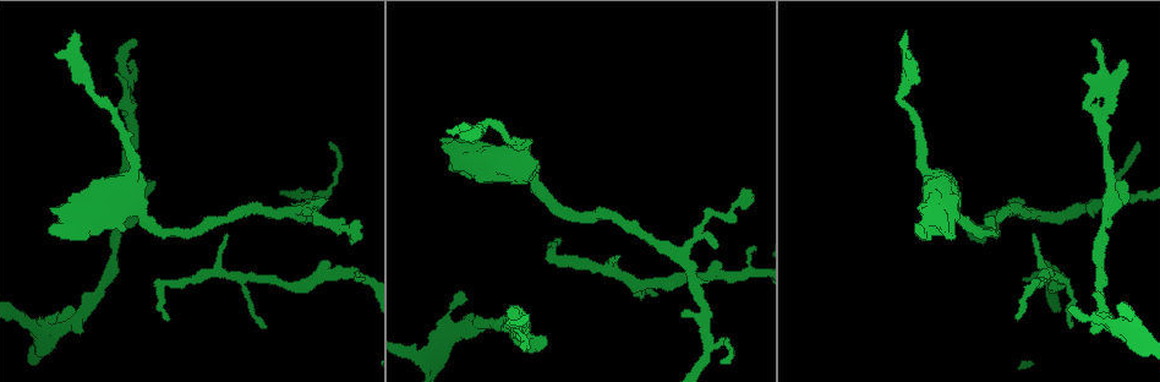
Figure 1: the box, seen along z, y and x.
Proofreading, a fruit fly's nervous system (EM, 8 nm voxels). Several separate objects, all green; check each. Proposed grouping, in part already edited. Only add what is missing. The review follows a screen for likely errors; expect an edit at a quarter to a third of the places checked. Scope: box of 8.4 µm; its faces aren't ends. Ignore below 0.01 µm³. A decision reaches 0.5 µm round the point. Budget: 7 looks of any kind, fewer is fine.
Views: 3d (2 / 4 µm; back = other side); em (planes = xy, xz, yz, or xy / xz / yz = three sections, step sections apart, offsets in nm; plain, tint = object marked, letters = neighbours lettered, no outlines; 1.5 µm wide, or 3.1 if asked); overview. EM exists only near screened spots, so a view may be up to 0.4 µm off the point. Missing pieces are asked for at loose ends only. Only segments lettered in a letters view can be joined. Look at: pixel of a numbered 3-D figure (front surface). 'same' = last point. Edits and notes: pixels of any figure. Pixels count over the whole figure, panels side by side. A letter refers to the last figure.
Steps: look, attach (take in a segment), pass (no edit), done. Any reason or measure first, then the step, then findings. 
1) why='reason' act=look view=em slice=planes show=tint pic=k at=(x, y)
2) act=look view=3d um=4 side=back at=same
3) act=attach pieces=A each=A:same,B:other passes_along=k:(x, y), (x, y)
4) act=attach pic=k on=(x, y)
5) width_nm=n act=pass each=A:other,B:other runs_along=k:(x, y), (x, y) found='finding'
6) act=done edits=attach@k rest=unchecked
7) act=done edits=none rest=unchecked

why='free end' act=look view=em slice=xz step=4 show=letters pic=1 at=(545, 342)

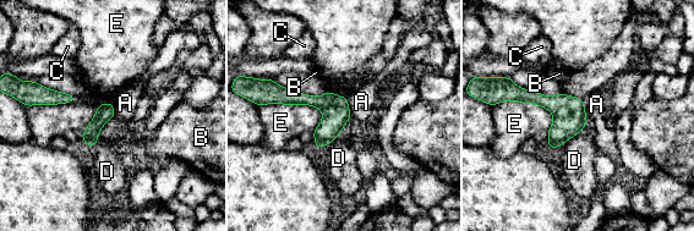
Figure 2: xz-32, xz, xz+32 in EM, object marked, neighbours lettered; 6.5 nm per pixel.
width_nm=120 act=pass each=A:other,B:other,C:other,D:other,E:other found='none of them fits'

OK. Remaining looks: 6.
why='branch stops here' act=look view=3d um=4 pic=1 at=(1089, 74)

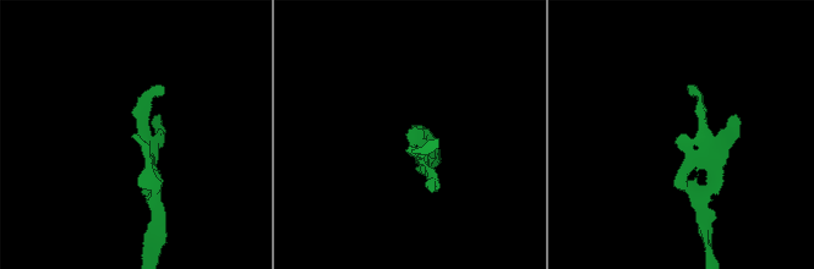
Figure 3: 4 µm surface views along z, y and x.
act=look view=em slice=planes show=letters pic=3 at=(132, 135)

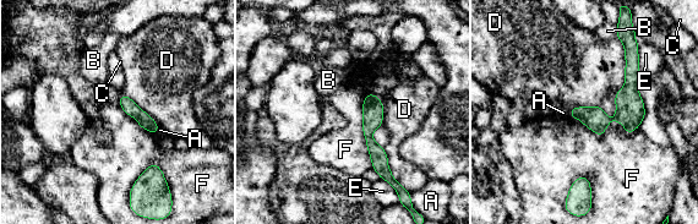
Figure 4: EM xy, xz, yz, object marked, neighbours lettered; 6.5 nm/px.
longest_contact=F:460nm act=pass each=A:other,B:other,C:other,D:other,E:other,F:other found='none of them fits'

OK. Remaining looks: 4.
why='branch stops here' act=look view=em slice=yz step=8 show=tint pic=1 at=(360, 280)

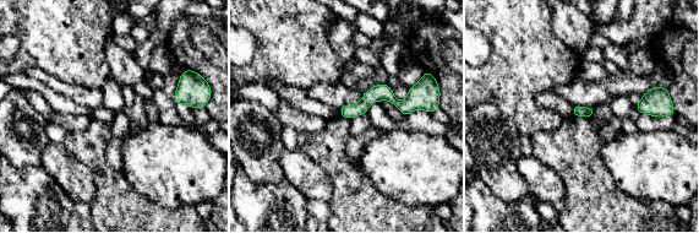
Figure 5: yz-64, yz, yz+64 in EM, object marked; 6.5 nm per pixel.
act=look view=em slice=planes show=tint at=same

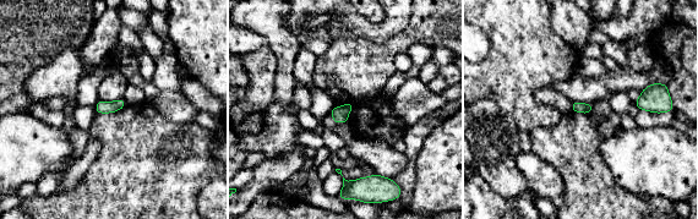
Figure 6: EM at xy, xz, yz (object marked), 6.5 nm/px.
why='what lies round it' act=look view=em slice=planes show=letters at=same

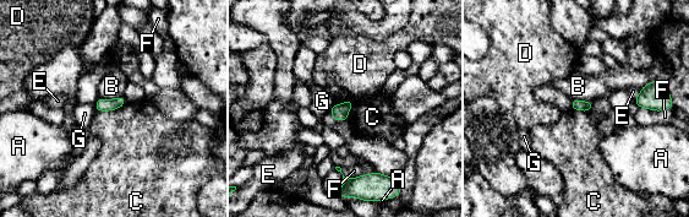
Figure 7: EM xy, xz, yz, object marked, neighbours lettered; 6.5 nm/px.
longest_contact=F:240nm act=pass each=A:other,B:other,C:other,D:other,E:other,F:other,G:other found='no lettered segment goes on from it'

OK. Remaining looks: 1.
act=done edits=none rest=unchecked

